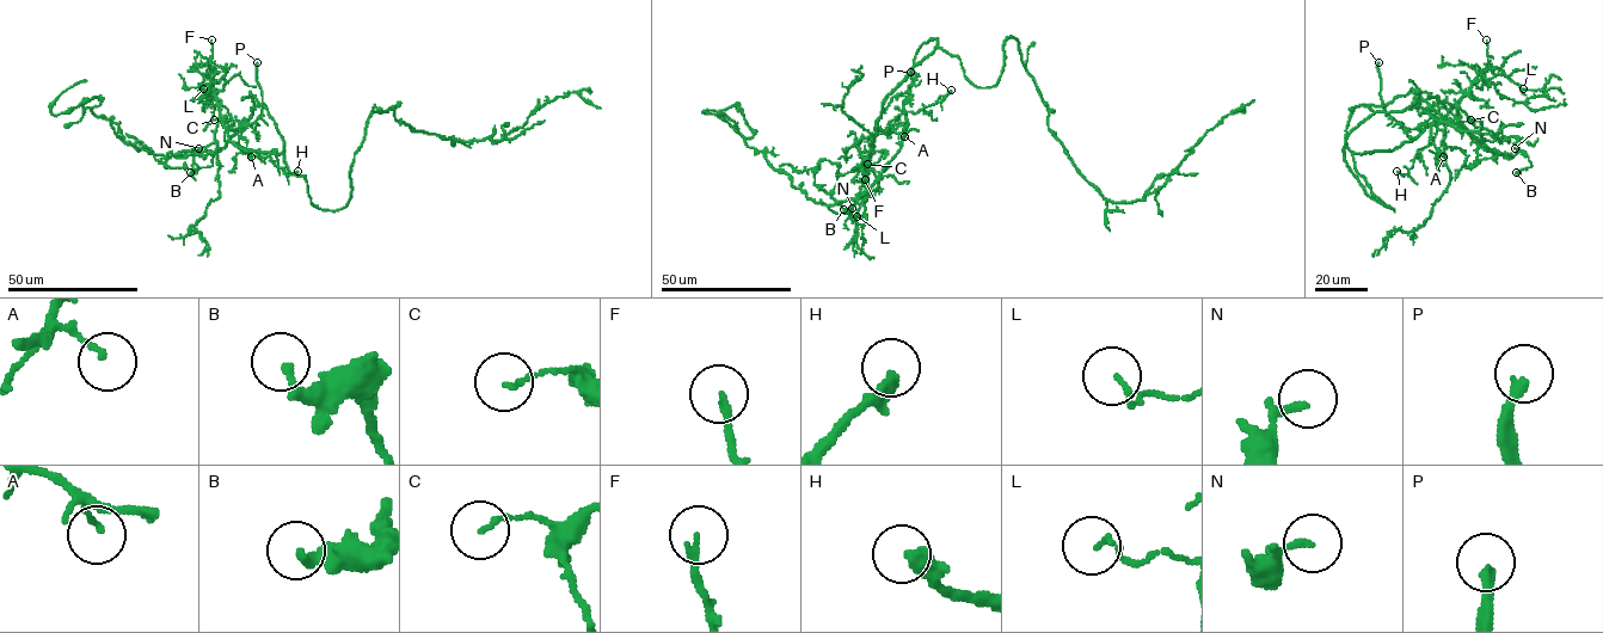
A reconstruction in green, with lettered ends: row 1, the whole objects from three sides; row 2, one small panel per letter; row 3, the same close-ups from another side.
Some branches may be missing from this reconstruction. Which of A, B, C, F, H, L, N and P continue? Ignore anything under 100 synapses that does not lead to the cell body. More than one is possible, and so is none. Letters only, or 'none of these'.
P

